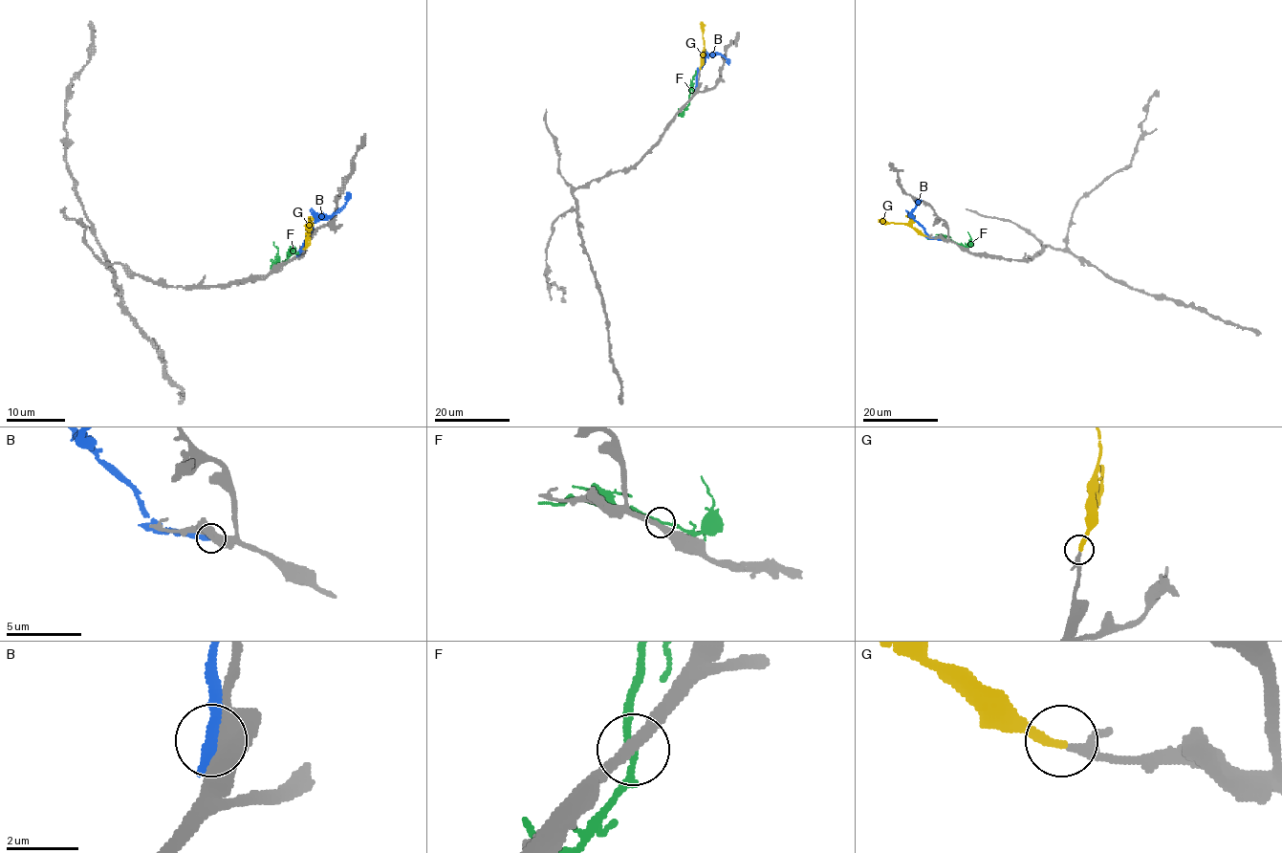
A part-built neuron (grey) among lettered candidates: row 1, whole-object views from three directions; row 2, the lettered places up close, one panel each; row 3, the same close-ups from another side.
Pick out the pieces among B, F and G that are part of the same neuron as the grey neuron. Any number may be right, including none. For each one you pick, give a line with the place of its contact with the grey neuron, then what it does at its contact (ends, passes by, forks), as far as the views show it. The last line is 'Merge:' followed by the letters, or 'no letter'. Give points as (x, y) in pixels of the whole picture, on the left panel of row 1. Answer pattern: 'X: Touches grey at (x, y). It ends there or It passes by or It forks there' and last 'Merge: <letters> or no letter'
G: Touches grey at (303, 249). It ends there
Merge: G

